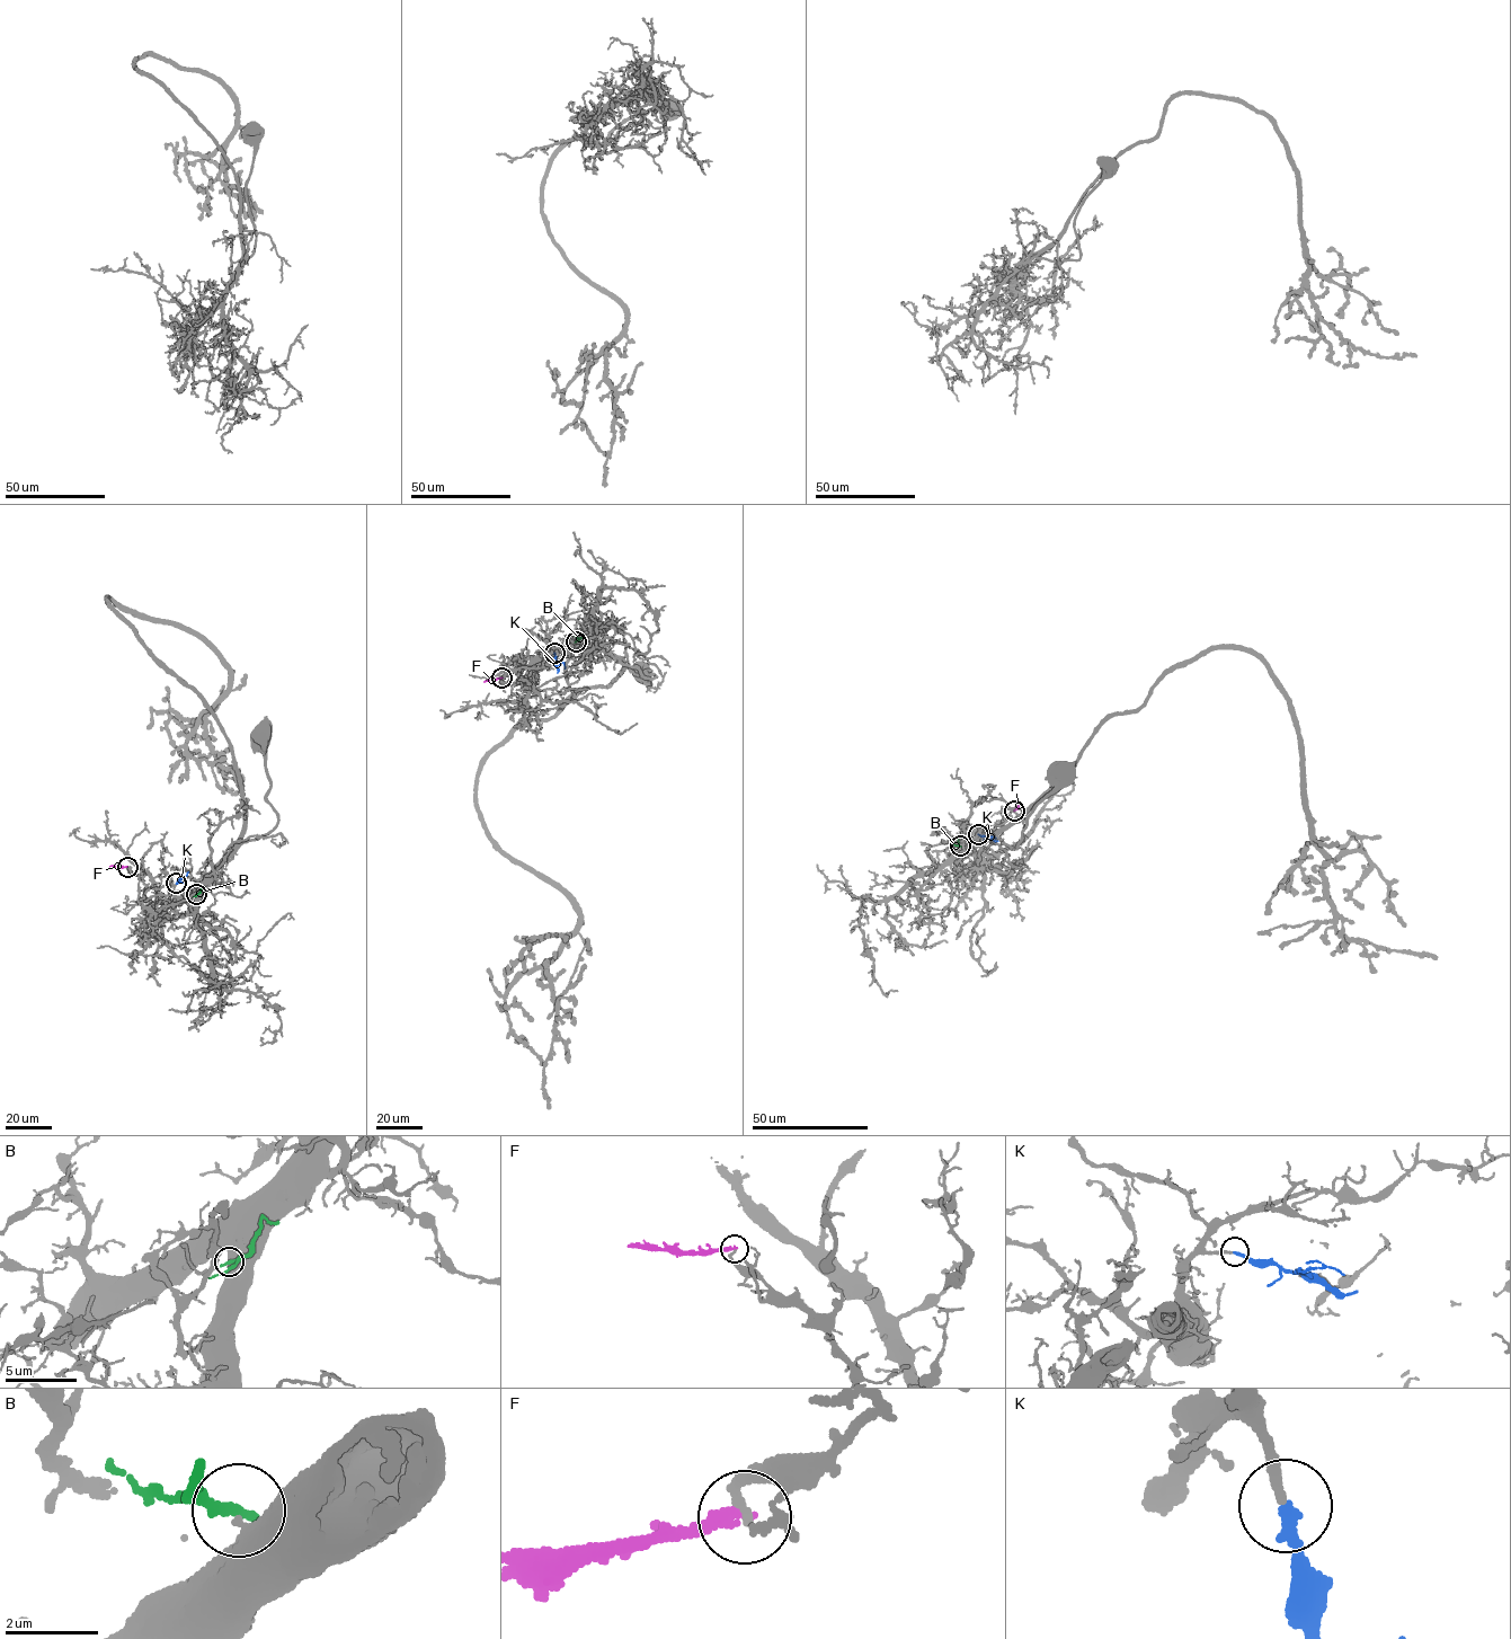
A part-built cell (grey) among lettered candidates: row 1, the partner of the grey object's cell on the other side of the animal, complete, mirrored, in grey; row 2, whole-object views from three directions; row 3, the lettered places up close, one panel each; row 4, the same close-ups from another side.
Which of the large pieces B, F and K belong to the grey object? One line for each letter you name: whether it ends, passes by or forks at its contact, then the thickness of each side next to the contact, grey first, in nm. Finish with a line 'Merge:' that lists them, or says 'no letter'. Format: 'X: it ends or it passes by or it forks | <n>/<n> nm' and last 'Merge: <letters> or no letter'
K: it ends | 200/260 nm
Merge: K

